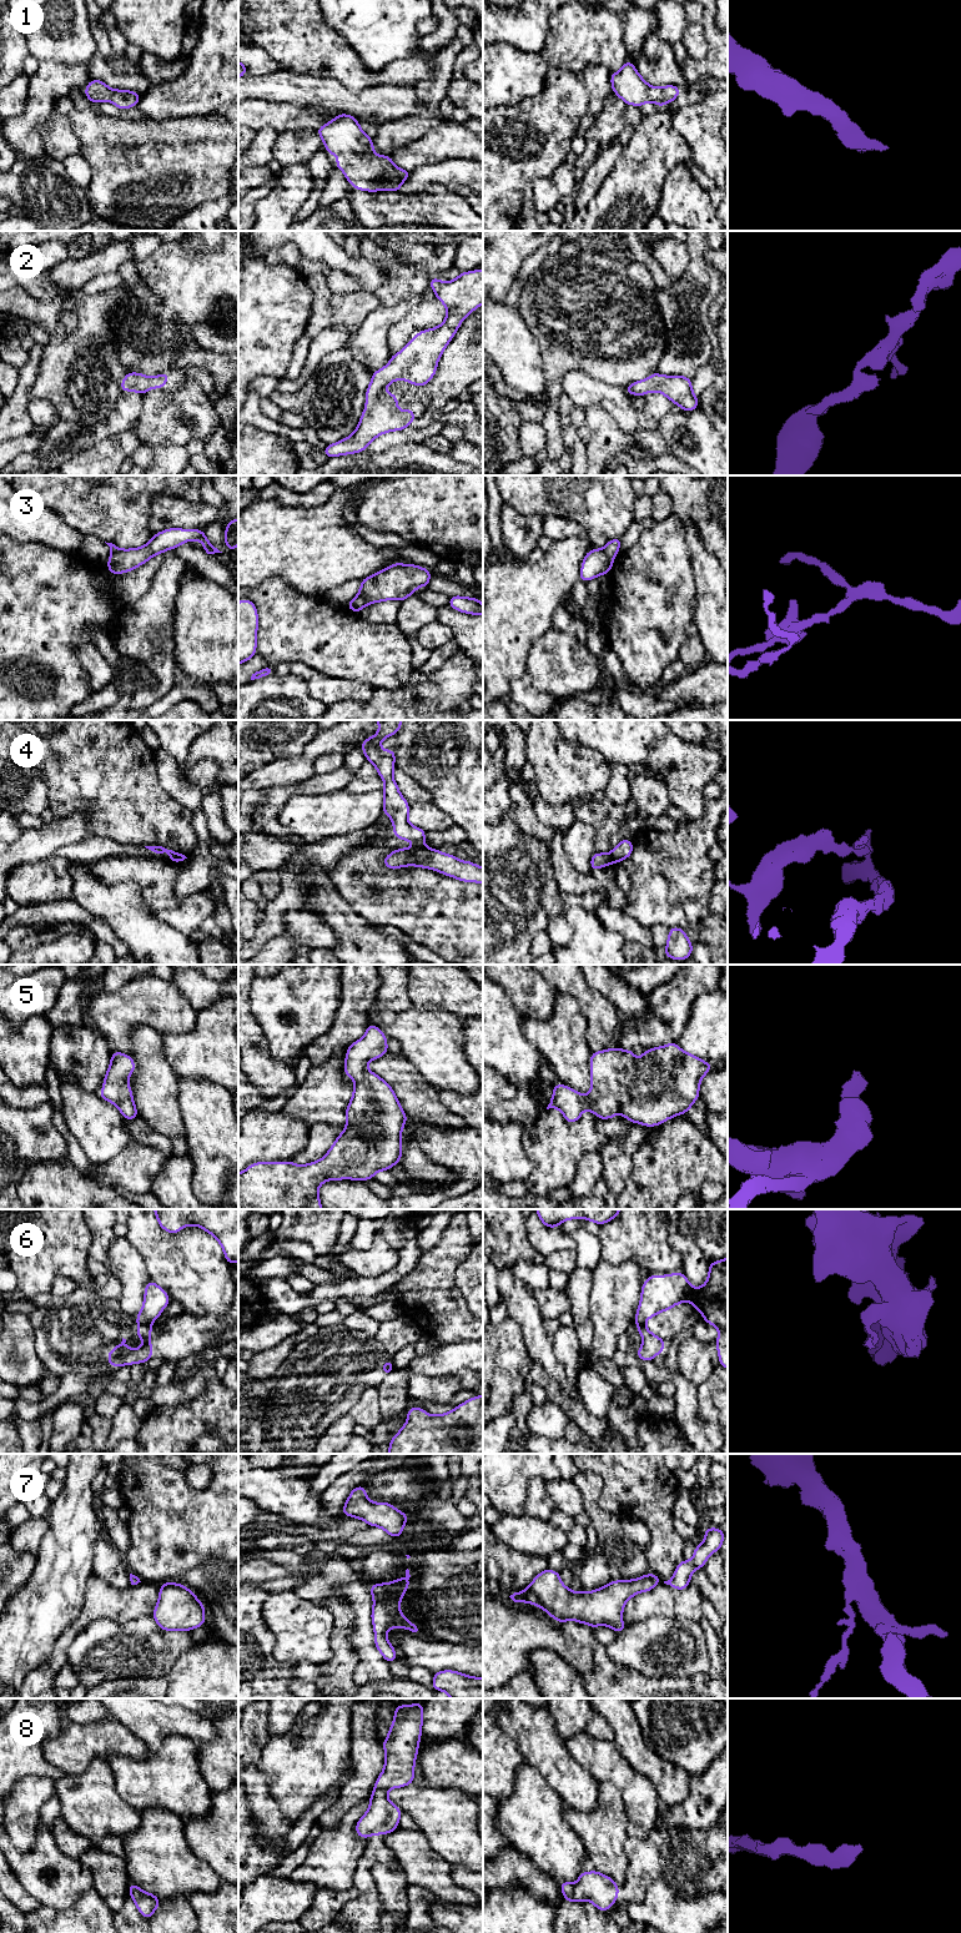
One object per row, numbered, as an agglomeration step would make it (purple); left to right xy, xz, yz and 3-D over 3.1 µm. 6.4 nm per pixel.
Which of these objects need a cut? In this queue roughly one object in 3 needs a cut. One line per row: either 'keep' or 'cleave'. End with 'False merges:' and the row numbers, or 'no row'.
1: keep
2: keep
3: cleave
4: cleave
5: keep
6: cleave
7: keep
8: keep
False merges: 3, 4, 6

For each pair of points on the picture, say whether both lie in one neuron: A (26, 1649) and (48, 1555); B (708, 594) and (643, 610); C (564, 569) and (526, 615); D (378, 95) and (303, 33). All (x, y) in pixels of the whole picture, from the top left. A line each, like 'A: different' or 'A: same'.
A: same
B: different
C: same
D: different

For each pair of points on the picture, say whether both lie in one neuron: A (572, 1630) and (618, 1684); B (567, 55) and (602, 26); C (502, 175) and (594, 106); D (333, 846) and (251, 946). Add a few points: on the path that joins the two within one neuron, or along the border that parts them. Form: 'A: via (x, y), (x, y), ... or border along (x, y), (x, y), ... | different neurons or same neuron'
A: via (587, 1639), (599, 1651), (605, 1669) | same neuron
B: via (575, 46), (587, 35), (593, 34) | same neuron
C: border along (582, 82), (587, 90), (587, 112) | different neurons
D: via (305, 857), (292, 870), (292, 894), (273, 917) | same neuron

